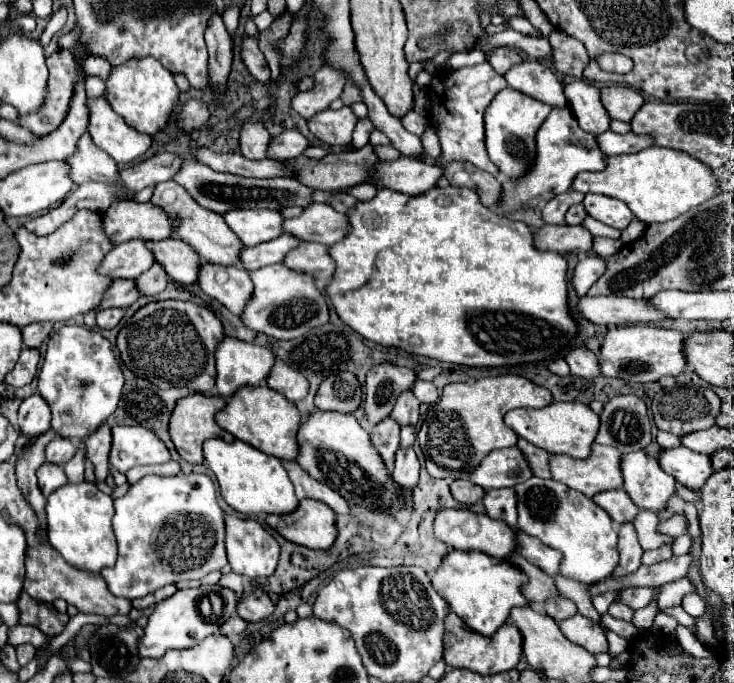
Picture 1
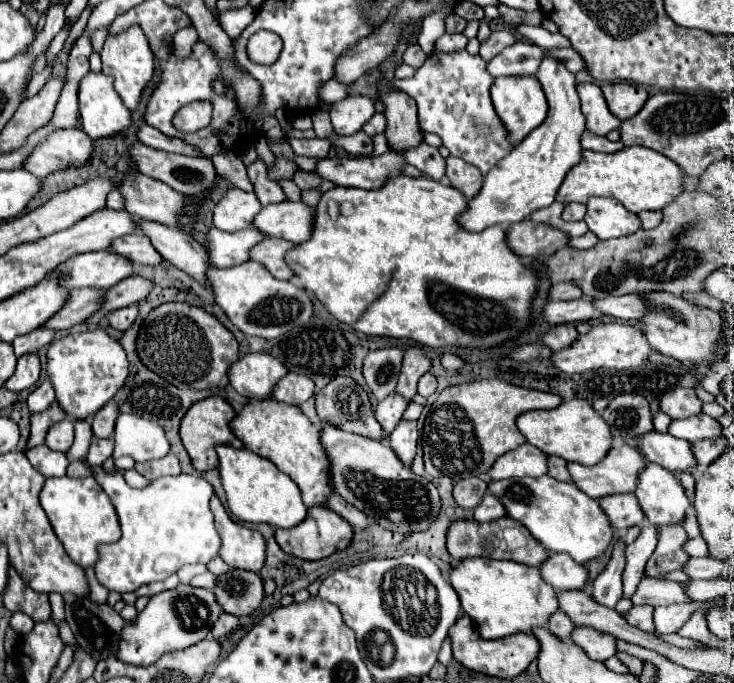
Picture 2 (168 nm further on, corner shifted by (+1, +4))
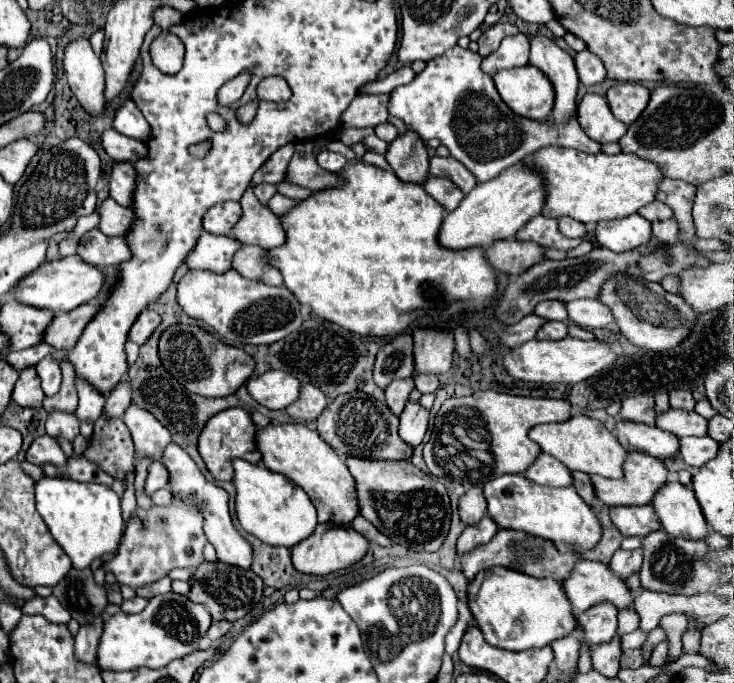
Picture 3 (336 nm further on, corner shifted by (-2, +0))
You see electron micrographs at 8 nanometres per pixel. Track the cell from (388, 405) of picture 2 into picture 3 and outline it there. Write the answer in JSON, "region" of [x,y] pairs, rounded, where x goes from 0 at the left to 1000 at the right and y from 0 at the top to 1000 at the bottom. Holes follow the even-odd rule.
{"region":[[[535,556],[527,568],[525,568],[525,583],[527,583],[527,594],[535,600],[538,609],[544,609],[552,597],[552,589],[557,583],[557,574],[565,568],[563,556]]]}

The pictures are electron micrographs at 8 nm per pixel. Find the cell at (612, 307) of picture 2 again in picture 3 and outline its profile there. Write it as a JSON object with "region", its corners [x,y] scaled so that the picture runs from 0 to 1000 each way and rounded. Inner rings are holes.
{"region":[[[781,439],[770,445],[775,469],[792,480],[824,480],[838,469],[816,439]]]}

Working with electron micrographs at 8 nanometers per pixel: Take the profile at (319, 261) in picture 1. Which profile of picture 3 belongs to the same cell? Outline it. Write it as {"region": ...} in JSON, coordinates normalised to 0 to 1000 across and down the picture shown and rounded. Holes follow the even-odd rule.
{"region":[[[328,360],[326,369],[320,369],[320,381],[315,384],[315,392],[323,395],[331,407],[358,413],[364,419],[383,419],[386,407],[377,398],[377,392],[366,392],[366,387],[358,381],[361,366],[353,360]]]}

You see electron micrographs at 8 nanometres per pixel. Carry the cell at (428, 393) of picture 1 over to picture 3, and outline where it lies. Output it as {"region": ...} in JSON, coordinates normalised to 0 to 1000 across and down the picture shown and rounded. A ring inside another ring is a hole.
{"region":[[[565,548],[563,556],[565,556],[565,568],[568,568],[574,577],[593,574],[593,571],[598,568],[598,556],[595,556],[593,548]]]}

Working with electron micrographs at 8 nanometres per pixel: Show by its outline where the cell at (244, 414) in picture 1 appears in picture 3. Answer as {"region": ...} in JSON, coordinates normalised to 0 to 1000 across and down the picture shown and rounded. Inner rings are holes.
{"region":[[[369,621],[361,630],[350,630],[350,653],[353,662],[358,665],[358,679],[377,694],[391,697],[396,706],[402,706],[405,712],[410,712],[418,726],[424,729],[424,735],[432,744],[435,753],[435,764],[451,764],[459,770],[475,770],[478,761],[484,761],[484,755],[489,755],[489,735],[484,726],[484,703],[478,697],[478,691],[473,688],[470,676],[459,668],[459,662],[454,662],[454,656],[437,644],[437,638],[429,630],[421,630],[416,621]]]}

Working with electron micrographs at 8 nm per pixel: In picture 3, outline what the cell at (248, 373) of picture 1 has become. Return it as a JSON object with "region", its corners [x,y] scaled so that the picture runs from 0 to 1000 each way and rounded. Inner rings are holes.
{"region":[[[366,542],[356,551],[342,551],[337,559],[337,574],[345,580],[345,586],[366,600],[388,600],[407,583],[410,559],[394,545]]]}

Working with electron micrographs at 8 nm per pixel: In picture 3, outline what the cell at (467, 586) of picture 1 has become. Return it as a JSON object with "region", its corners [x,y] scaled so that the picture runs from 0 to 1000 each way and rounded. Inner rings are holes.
{"region":[[[666,832],[650,840],[639,855],[639,890],[647,899],[647,911],[661,928],[669,946],[713,955],[723,949],[748,946],[753,937],[781,928],[786,919],[778,881],[767,867],[767,858],[751,846],[723,846],[718,840],[693,832]]]}

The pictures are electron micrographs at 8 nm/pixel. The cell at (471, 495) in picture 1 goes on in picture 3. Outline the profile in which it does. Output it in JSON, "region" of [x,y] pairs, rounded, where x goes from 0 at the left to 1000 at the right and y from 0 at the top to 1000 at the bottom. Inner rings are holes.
{"region":[[[642,714],[642,717],[636,717],[628,726],[628,732],[625,732],[625,753],[628,753],[628,761],[636,770],[653,767],[653,761],[663,753],[663,738],[658,732],[655,714]]]}

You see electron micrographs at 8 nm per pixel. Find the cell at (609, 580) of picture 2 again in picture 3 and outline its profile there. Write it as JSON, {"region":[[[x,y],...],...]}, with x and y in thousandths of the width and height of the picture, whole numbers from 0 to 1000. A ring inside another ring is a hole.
{"region":[[[816,884],[797,899],[789,899],[786,908],[794,919],[792,946],[808,949],[813,943],[827,943],[838,934],[841,925],[841,890],[832,884]]]}

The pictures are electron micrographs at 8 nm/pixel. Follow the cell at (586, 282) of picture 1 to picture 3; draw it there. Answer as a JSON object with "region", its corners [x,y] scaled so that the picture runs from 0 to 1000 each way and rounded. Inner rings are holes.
{"region":[[[751,439],[751,442],[737,442],[726,460],[743,466],[743,469],[772,469],[772,454],[770,454],[770,442],[759,442],[759,439]]]}

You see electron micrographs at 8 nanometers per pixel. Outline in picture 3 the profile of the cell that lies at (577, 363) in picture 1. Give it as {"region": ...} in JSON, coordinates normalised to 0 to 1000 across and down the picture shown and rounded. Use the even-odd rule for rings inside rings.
{"region":[[[743,471],[732,486],[732,498],[767,498],[772,492],[772,471]]]}

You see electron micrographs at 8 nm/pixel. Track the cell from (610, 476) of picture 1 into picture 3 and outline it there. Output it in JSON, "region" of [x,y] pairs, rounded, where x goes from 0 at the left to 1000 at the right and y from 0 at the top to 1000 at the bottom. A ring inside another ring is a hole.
{"region":[[[857,662],[854,676],[849,682],[851,697],[843,703],[832,703],[832,700],[819,700],[819,697],[805,697],[811,706],[811,720],[813,729],[827,738],[827,741],[879,741],[887,738],[890,726],[895,723],[895,717],[909,706],[911,691],[903,682],[901,673],[887,671],[876,662]]]}

